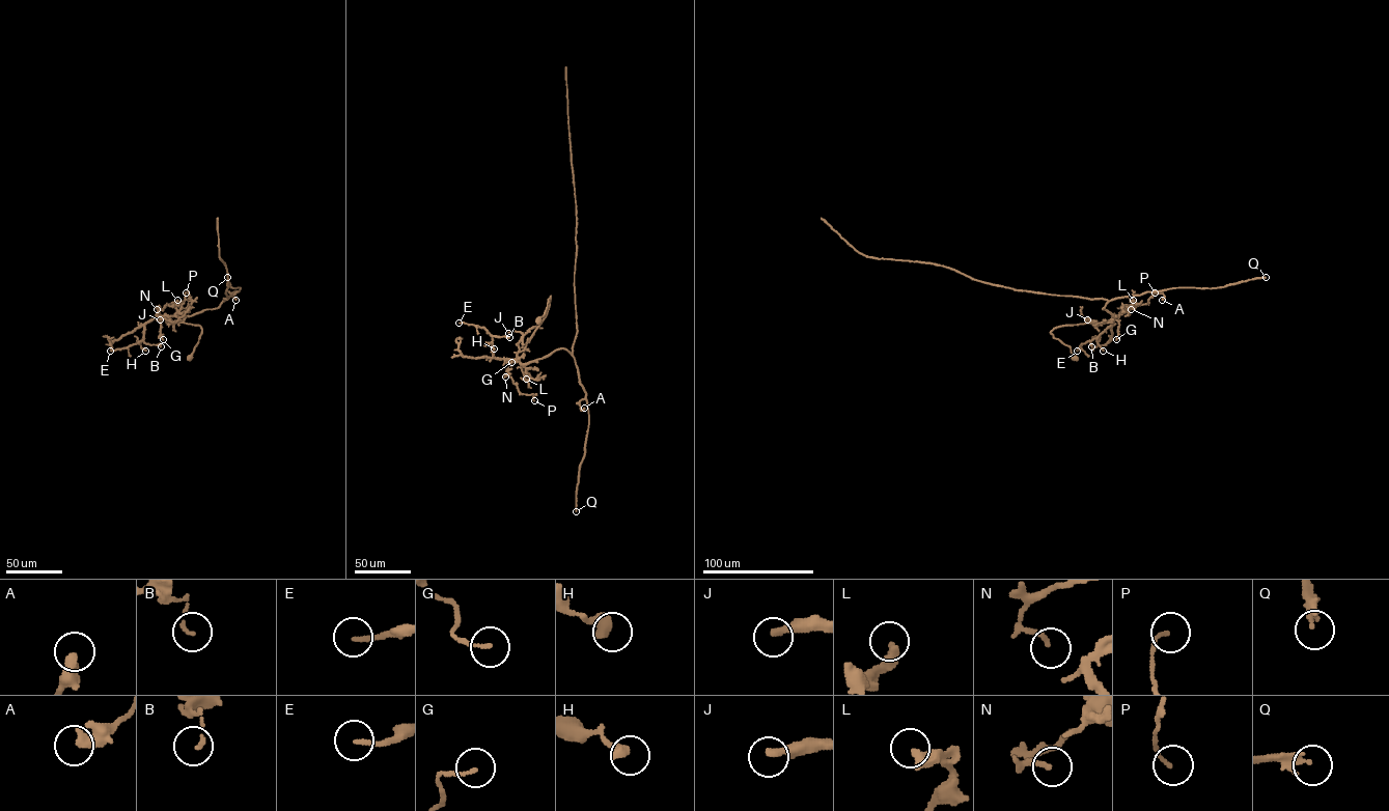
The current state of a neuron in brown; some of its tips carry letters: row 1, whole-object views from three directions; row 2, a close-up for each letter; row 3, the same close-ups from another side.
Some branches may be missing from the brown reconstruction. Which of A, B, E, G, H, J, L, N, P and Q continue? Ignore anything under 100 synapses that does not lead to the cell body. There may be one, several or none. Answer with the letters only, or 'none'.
none

